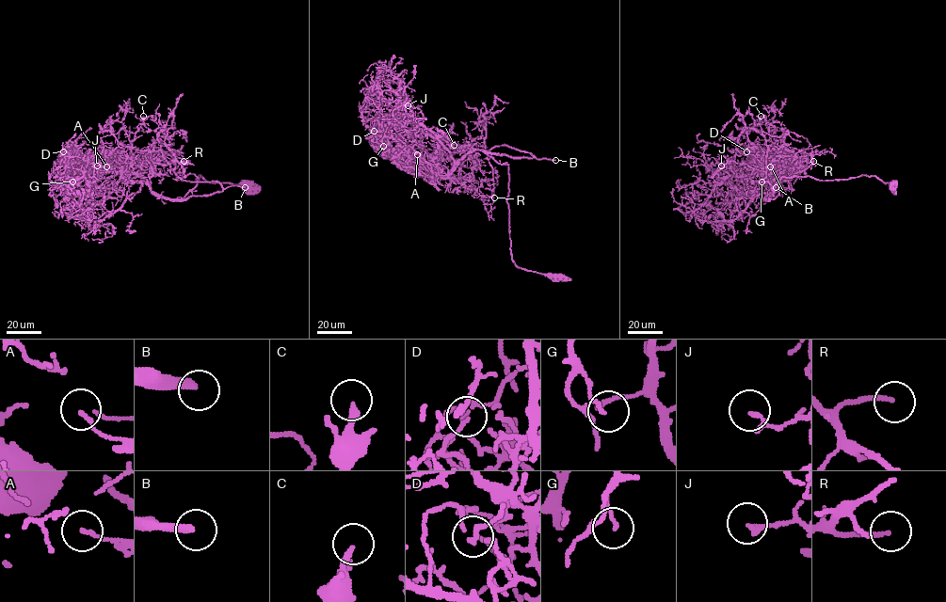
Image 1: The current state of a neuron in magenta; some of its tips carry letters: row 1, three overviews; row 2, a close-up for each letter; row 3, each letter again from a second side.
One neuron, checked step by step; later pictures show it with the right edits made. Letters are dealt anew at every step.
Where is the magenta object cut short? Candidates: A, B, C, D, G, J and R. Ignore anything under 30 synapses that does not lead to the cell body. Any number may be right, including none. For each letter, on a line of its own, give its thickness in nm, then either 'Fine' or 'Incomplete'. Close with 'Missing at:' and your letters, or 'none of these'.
A: Thickness 130 nm. Fine
B: Thickness 300 nm. Incomplete
C: Thickness 240 nm. Fine
D: Thickness 120 nm. Fine
G: Thickness 120 nm. Fine
J: Thickness 130 nm. Fine
R: Thickness 160 nm. Incomplete
Missing at: B, R

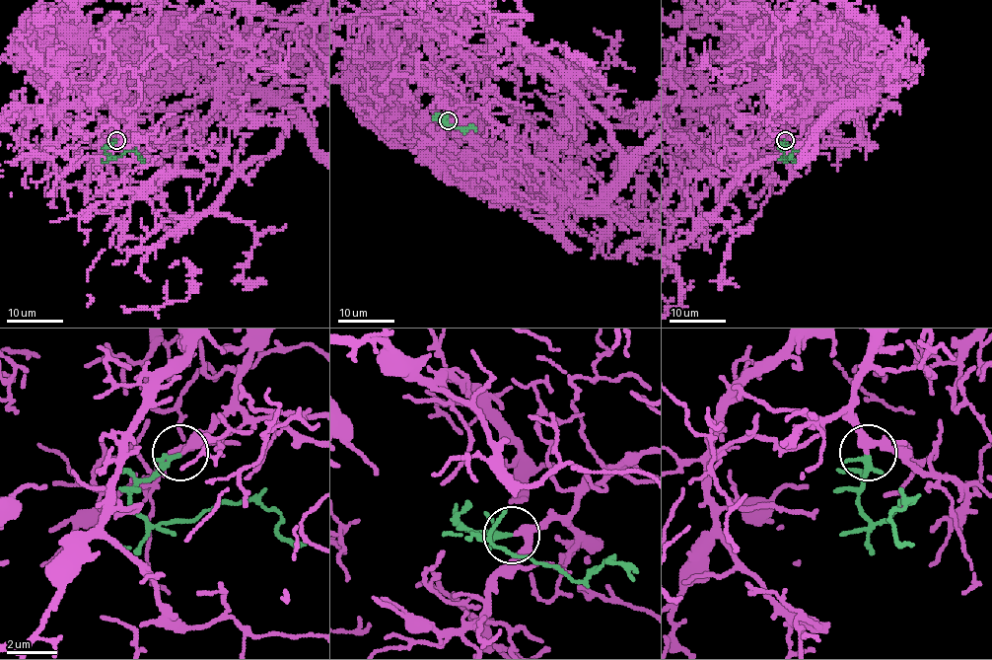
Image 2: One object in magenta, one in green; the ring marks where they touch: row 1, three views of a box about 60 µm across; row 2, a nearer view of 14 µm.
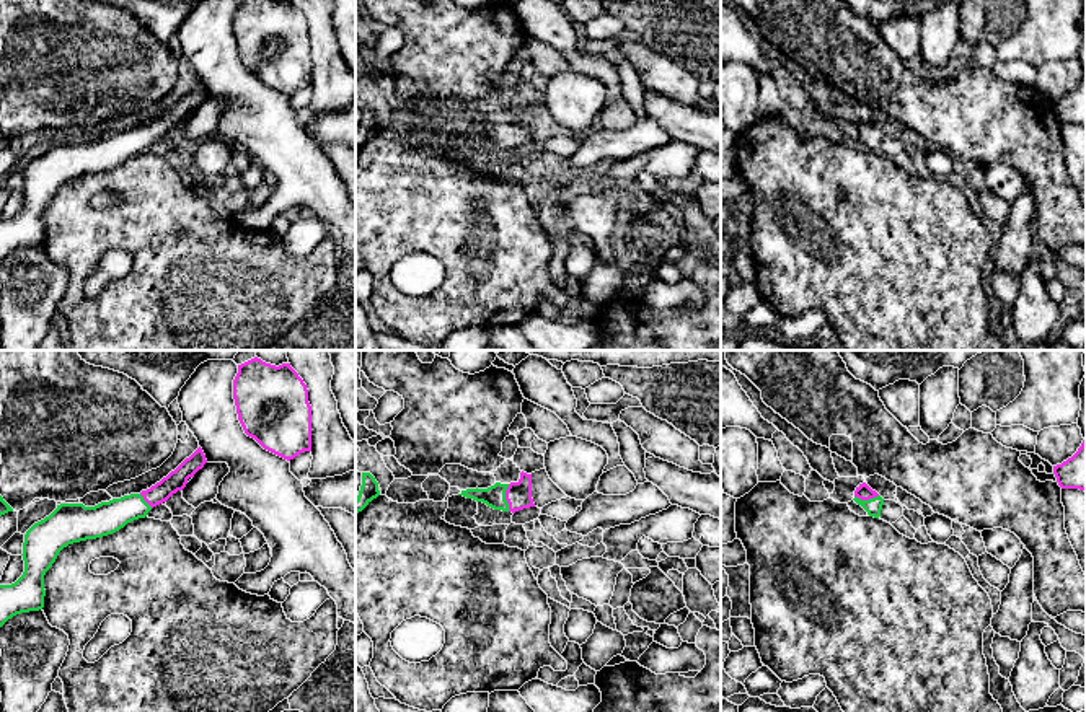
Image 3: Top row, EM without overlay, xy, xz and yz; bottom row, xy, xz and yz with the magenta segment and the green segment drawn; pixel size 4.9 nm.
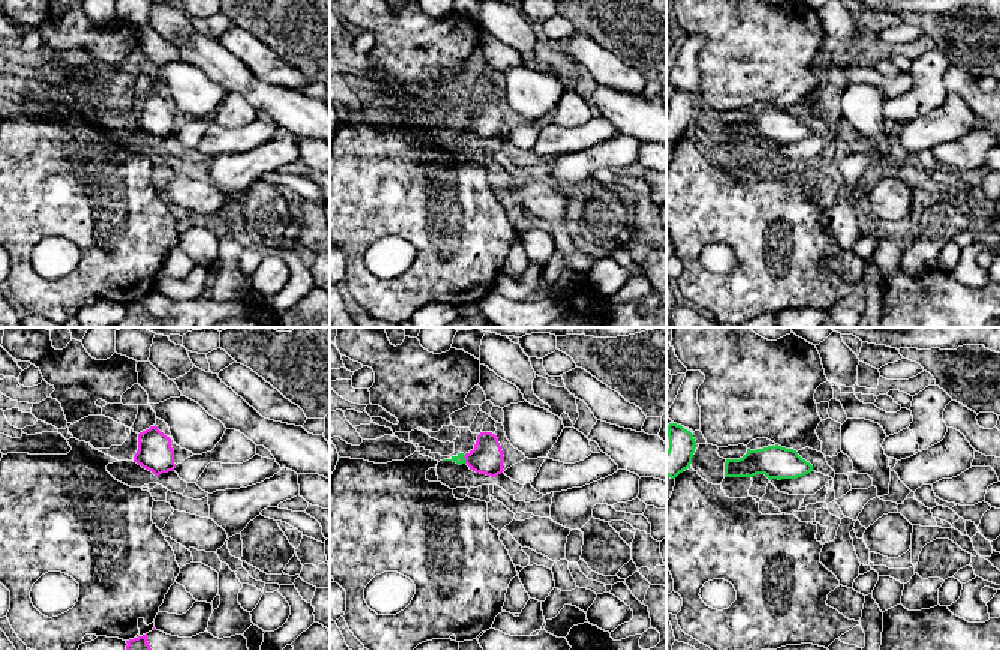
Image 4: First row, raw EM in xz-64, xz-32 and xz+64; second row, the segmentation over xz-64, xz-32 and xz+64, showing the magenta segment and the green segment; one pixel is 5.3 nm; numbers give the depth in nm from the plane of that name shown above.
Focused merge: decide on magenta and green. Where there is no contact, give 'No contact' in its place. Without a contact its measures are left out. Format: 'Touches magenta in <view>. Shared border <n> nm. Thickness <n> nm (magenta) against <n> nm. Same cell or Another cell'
Touches magenta in xz. Shared border 140 nm. Thickness 130 nm (magenta) against 110 nm. Same cell

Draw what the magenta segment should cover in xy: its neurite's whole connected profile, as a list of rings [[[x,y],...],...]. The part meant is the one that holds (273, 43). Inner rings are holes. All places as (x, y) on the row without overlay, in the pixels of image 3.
[[[238,0],[233,34],[245,68],[290,96],[311,86],[311,41],[290,0]]]

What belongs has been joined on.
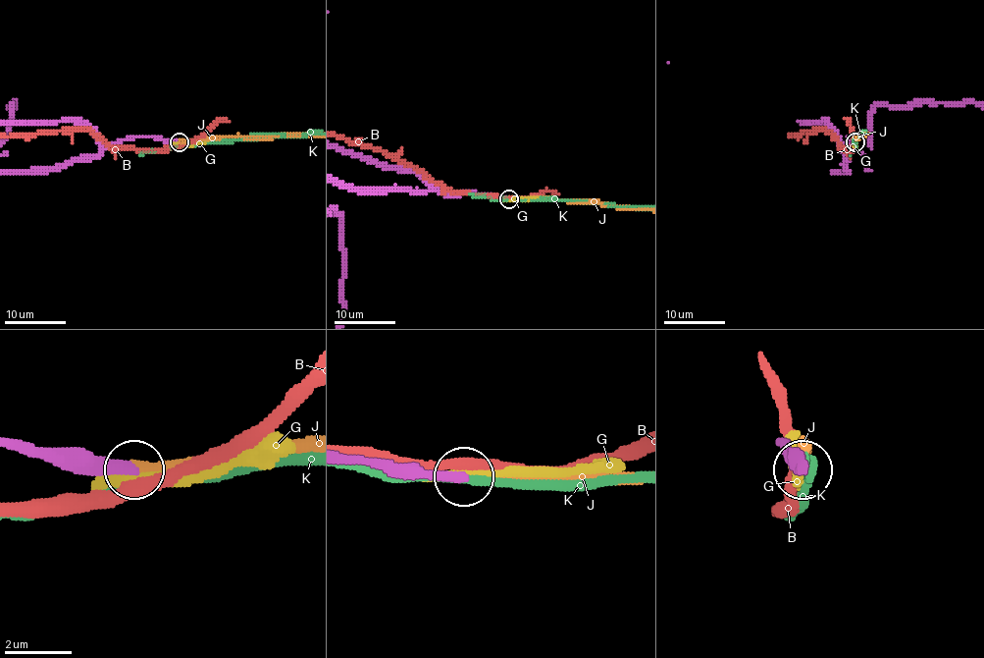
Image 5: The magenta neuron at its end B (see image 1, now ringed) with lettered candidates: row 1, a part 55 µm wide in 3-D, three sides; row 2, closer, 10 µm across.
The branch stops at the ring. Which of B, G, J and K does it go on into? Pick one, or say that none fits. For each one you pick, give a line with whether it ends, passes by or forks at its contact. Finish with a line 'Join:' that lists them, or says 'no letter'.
J: it ends
Join: J

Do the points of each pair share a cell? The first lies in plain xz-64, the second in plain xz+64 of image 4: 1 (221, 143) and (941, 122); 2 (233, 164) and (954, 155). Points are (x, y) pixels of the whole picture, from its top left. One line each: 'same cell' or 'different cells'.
1: same cell
2: same cell

